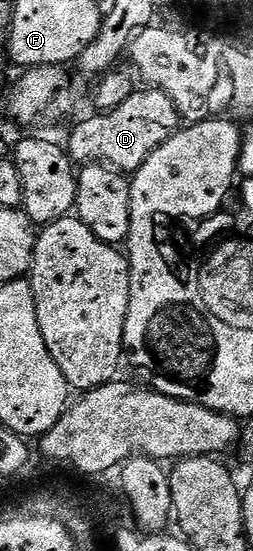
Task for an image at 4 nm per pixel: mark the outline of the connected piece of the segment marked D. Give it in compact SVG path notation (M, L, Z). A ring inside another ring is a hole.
M149 86L136 90L132 98L120 102L107 112L98 112L82 120L70 132L68 151L75 165L85 166L91 162L105 164L123 174L133 174L144 166L144 162L168 138L179 131L180 113L178 108L159 88Z

